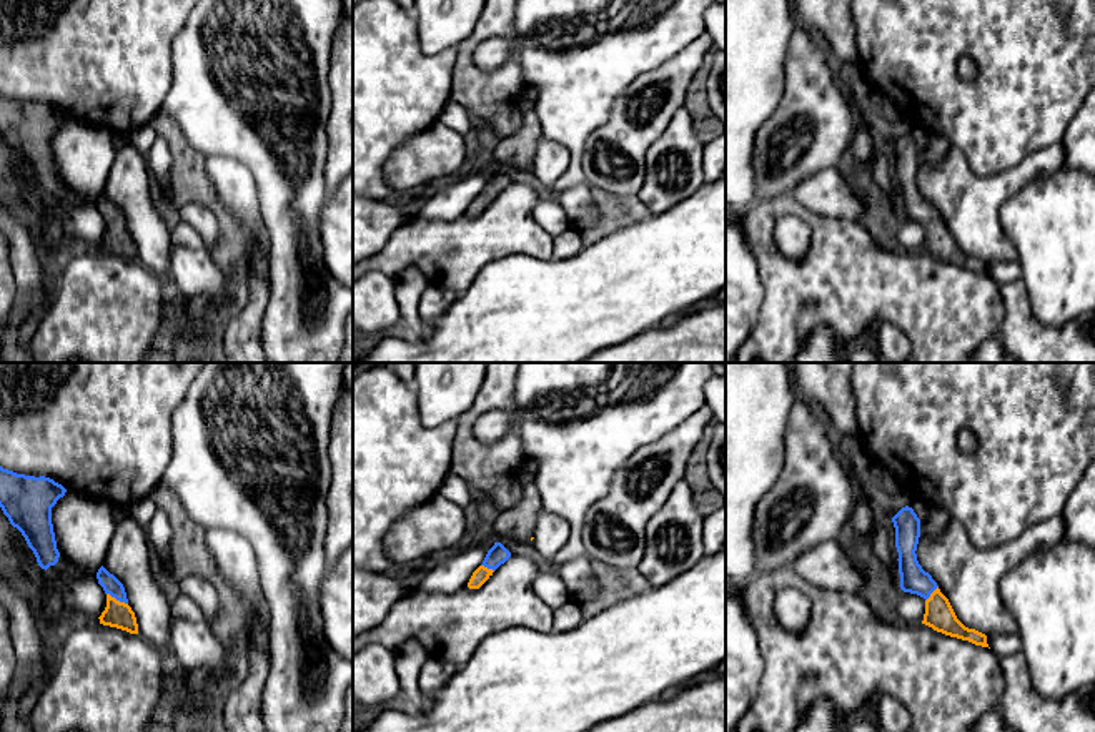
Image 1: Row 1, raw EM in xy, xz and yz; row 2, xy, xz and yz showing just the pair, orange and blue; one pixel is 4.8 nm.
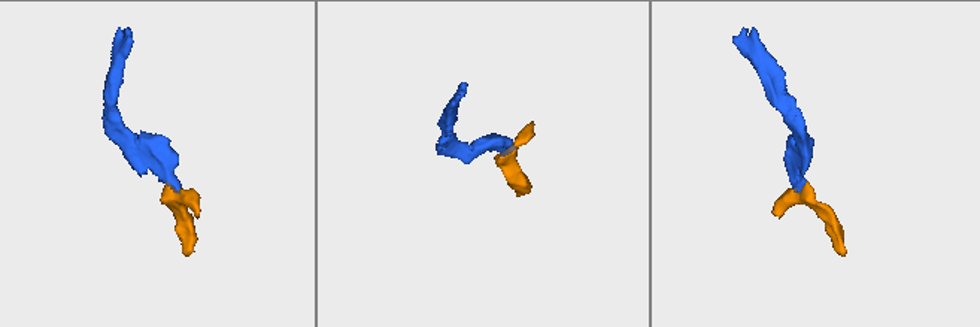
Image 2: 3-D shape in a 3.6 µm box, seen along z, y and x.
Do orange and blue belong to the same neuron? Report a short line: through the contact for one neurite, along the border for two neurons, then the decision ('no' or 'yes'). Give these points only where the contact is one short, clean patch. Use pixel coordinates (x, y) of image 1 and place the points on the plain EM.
line xy (117, 242), (115, 227), (115, 218), (110, 212); yes

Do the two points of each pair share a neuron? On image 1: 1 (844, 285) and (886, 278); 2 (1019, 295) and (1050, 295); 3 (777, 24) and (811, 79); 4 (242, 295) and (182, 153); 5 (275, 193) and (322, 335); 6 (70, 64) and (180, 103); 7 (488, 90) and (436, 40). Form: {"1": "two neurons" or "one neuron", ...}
{"1": "one neuron", "2": "two neurons", "3": "two neurons", "4": "one neuron", "5": "one neuron", "6": "two neurons", "7": "two neurons"}

